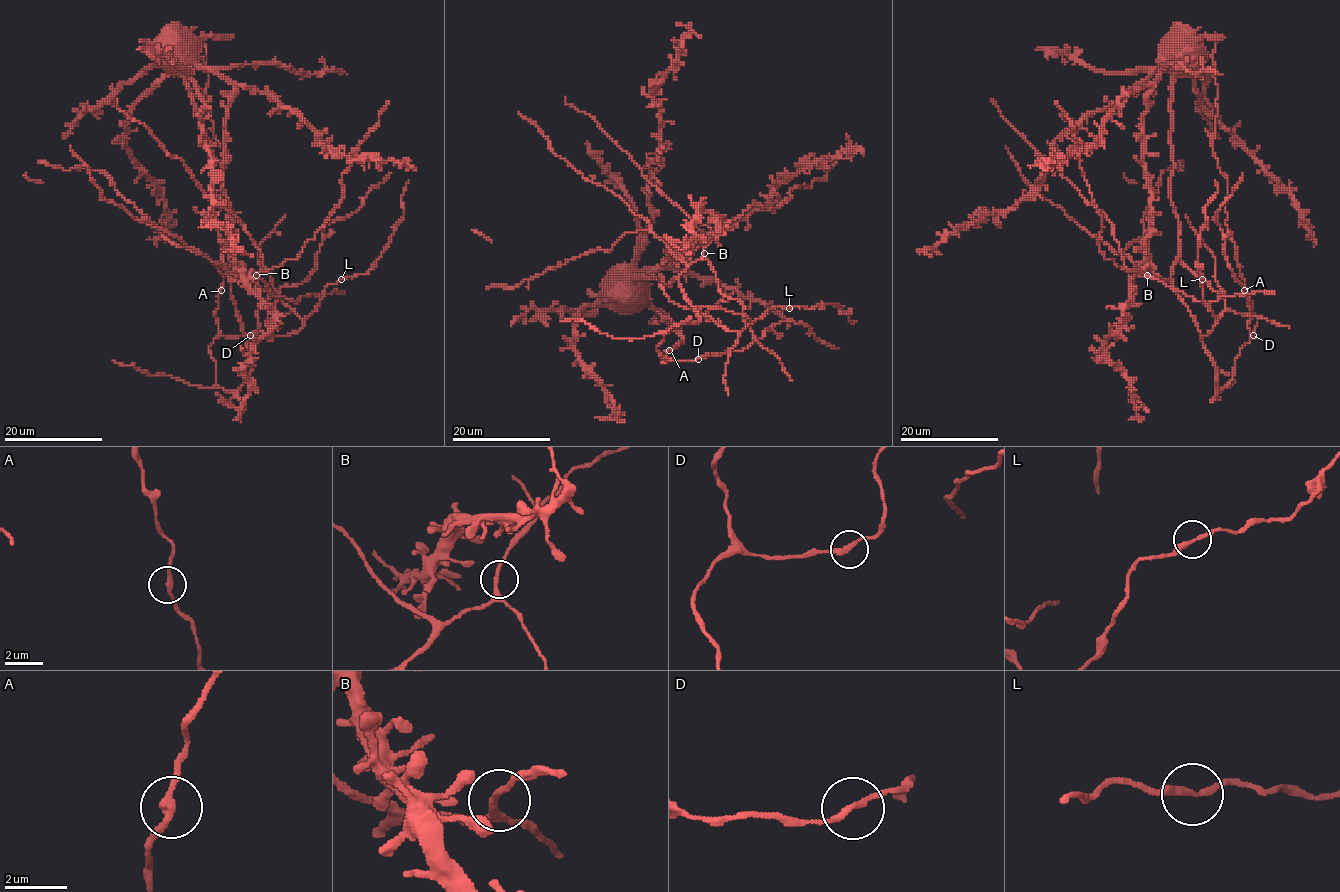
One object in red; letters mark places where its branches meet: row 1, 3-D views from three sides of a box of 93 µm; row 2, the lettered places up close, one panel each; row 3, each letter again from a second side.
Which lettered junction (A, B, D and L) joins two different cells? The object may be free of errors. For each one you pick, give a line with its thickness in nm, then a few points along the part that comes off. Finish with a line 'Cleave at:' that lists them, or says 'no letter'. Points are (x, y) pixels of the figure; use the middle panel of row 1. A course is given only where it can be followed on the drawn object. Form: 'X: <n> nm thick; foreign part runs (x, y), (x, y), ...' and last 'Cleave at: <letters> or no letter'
Cleave at: no letter

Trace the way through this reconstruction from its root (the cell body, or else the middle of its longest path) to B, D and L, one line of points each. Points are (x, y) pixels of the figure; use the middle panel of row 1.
B: (620, 304), (615, 302), (615, 297), (634, 279), (652, 276), (660, 280), (661, 276), (669, 286), (704, 253)
D: (620, 304), (634, 279), (677, 277), (699, 320), (674, 324), (657, 350), (698, 359)
L: (620, 304), (634, 279), (661, 276), (667, 286), (677, 277), (695, 308), (752, 323), (789, 308)

